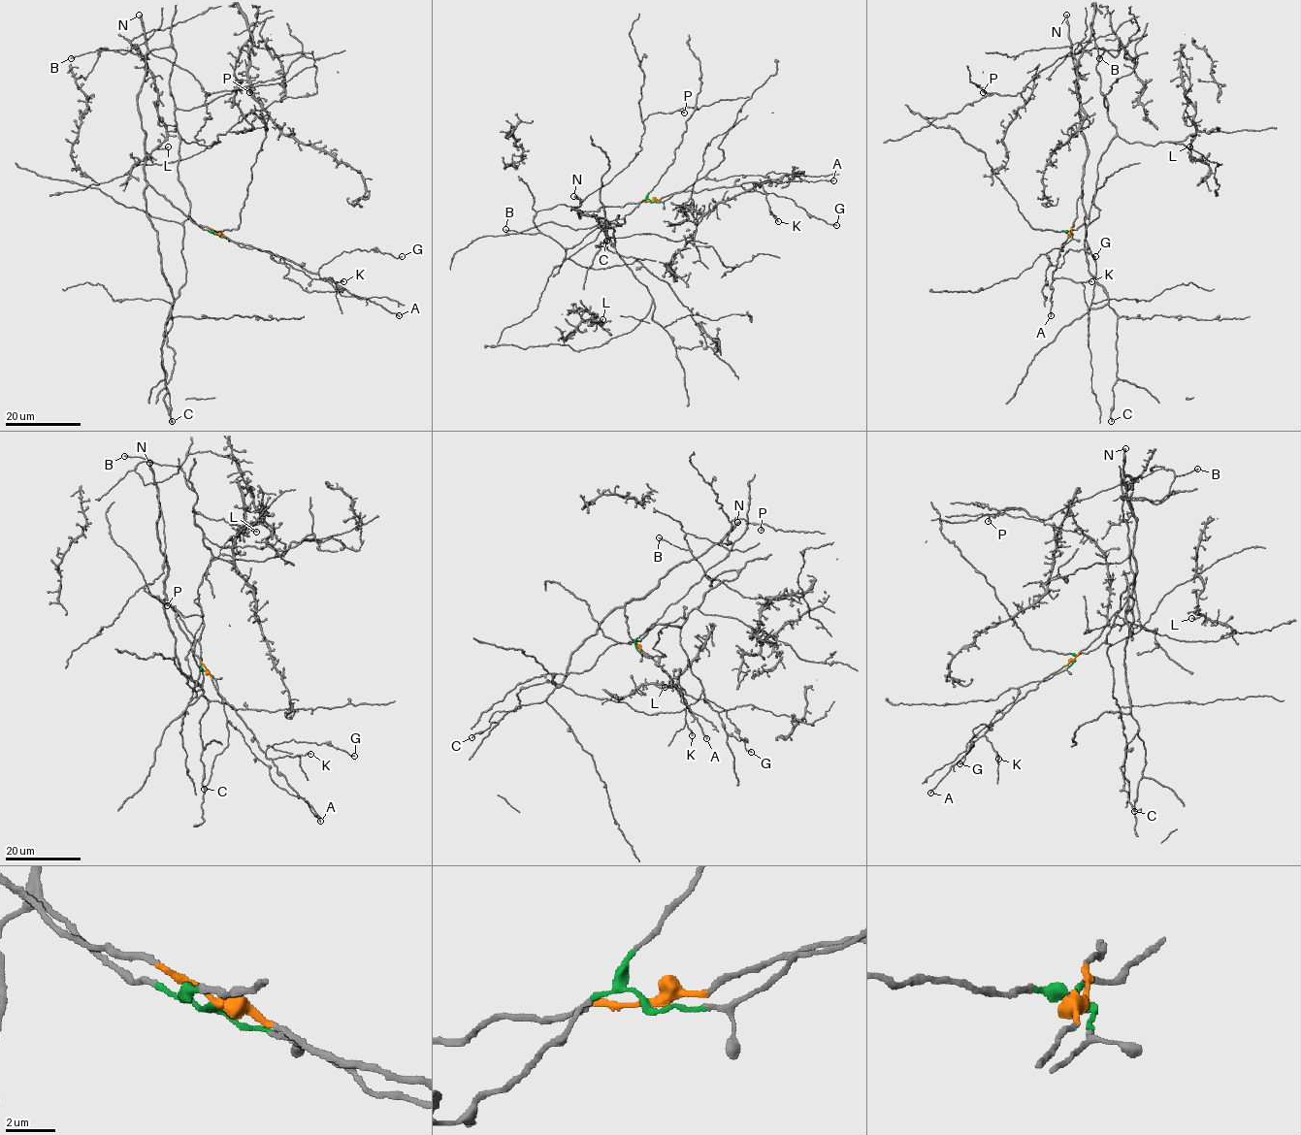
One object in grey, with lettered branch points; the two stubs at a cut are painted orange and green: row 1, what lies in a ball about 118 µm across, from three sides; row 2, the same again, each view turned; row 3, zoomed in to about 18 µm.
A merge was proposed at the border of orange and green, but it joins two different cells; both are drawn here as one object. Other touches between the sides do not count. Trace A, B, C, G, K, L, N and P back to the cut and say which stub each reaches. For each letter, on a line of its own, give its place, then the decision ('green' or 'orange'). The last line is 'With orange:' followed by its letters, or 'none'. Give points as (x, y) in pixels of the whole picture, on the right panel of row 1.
A: (1051, 315) | orange
B: (1099, 58) | green
C: (1111, 421) | orange
G: (1095, 256) | orange
K: (1091, 281) | orange
L: (1189, 146) | green
N: (1066, 15) | orange
P: (983, 92) | orange
With orange: A, C, G, K, N, P

